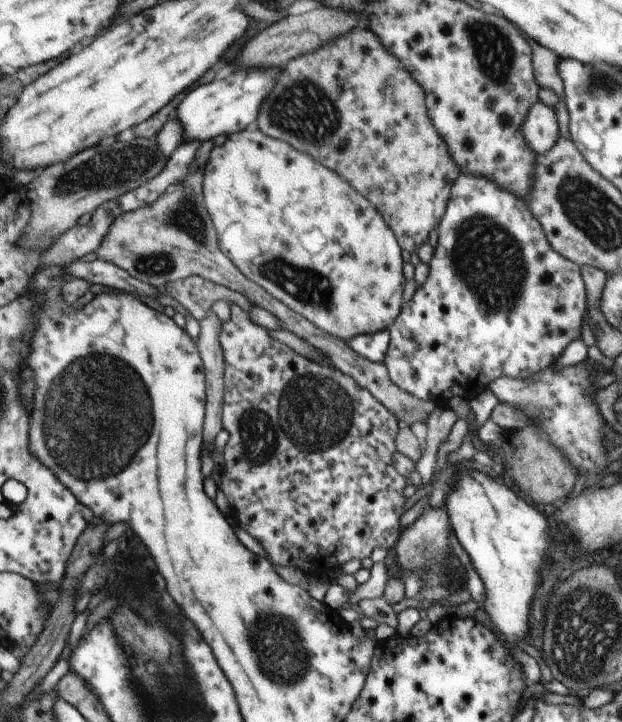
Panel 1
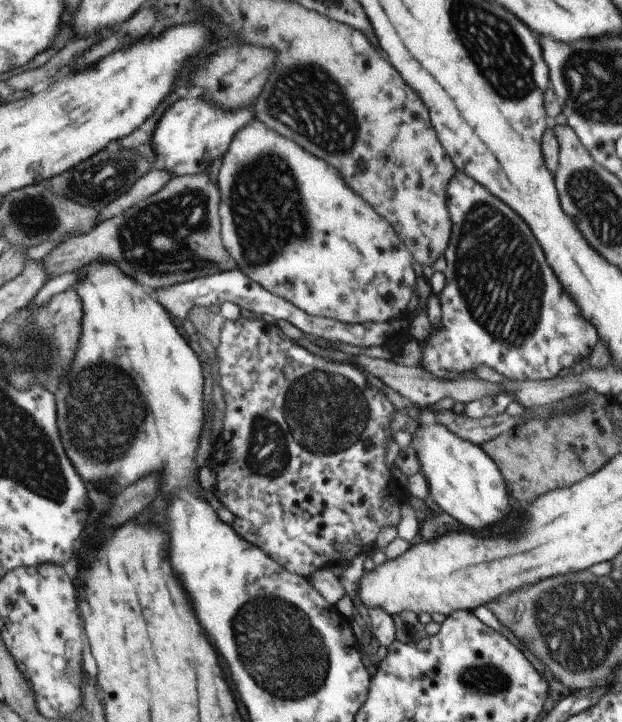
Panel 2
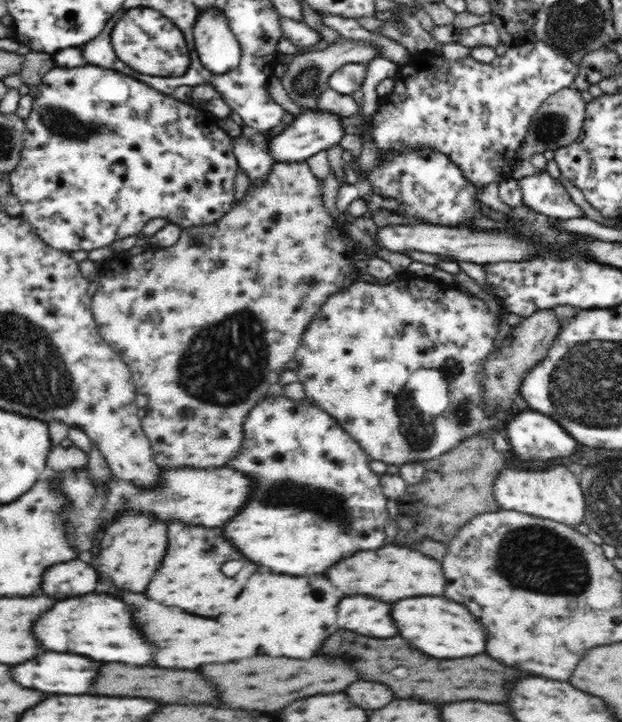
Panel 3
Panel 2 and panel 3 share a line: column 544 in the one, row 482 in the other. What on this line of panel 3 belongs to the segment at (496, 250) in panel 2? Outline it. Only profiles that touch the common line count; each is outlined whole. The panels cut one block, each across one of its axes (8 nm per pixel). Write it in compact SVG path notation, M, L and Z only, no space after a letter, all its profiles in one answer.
M268 396L249 410L243 422L240 452L228 462L228 466L256 482L256 492L250 504L222 532L252 562L290 576L324 574L336 558L344 558L352 550L376 550L376 546L388 544L384 531L388 498L380 486L379 474L372 471L368 462L368 455L356 439L326 411L308 400Z

